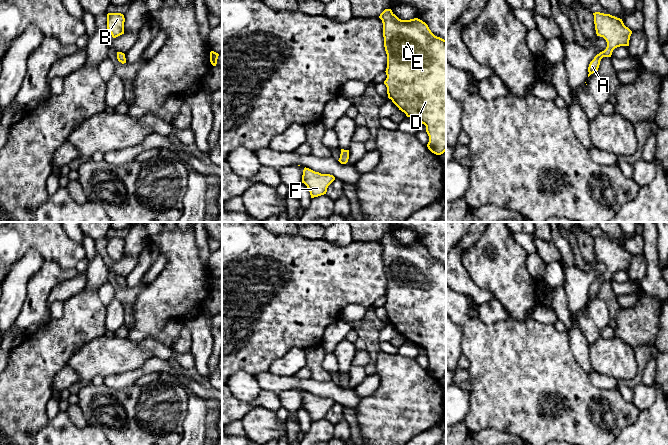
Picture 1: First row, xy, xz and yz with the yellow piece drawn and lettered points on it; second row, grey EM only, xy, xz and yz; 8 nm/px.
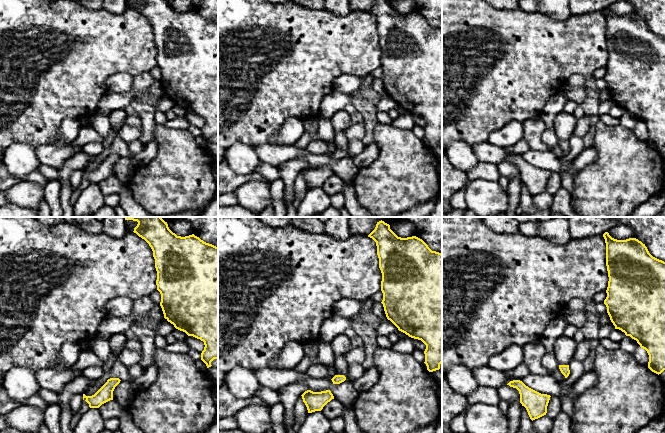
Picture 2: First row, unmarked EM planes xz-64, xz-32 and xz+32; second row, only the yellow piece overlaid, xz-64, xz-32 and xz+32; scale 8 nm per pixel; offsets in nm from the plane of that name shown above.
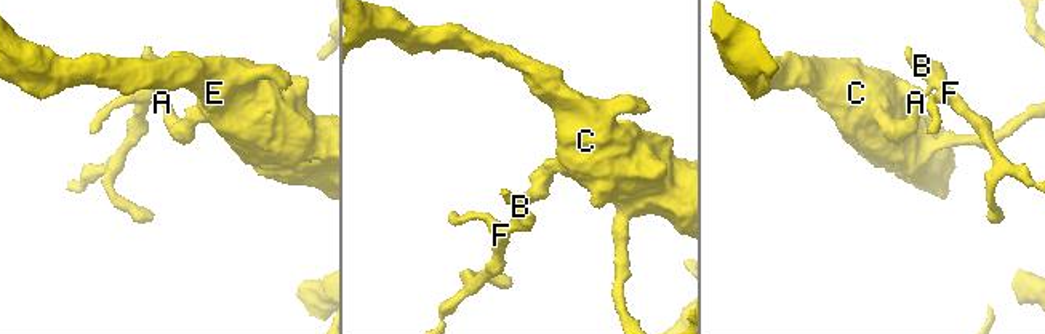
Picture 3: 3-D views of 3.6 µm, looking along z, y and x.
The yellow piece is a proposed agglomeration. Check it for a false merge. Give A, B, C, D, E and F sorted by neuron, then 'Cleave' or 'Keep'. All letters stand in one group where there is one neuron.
Groups: A B C D E F. Keep

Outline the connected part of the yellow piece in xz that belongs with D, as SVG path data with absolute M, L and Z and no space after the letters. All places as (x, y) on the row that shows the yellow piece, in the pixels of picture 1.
M385 9L379 18L383 23L384 47L387 54L387 78L384 84L388 98L407 117L426 126L429 136L428 149L436 155L441 155L446 151L446 40L435 36L422 20L401 20L391 9Z

